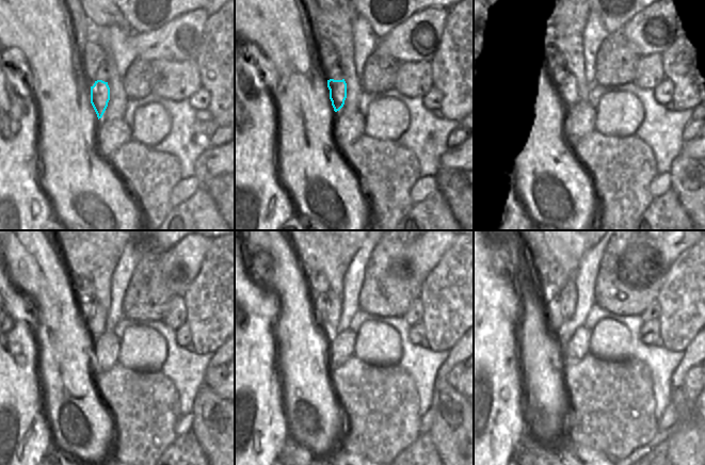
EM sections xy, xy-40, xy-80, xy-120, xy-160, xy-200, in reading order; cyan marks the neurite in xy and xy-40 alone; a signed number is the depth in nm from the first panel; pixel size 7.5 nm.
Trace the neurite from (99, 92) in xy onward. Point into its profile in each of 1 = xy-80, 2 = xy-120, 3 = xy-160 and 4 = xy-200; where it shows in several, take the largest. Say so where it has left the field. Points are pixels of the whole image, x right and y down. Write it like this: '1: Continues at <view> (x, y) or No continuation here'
1: Continues at xy-80 (574, 83)
2: Continues at xy-120 (95, 324)
3: Continues at xy-160 (334, 302)
4: Continues at xy-200 (567, 295).

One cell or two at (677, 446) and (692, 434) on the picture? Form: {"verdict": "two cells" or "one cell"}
{"verdict": "one cell"}

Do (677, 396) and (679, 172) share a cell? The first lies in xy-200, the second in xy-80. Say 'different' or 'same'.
same

